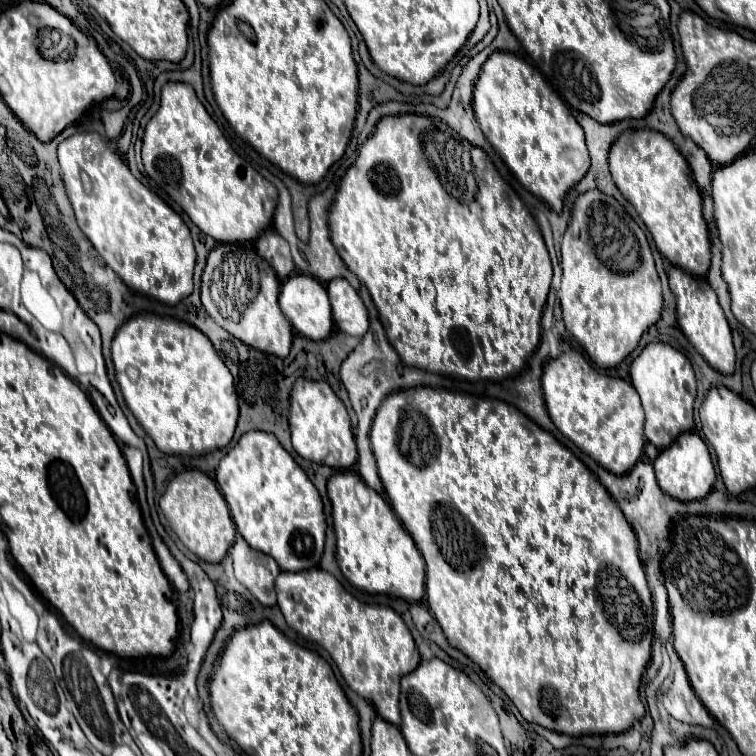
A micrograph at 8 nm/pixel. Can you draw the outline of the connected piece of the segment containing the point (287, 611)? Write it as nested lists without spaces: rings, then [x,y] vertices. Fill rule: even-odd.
[[[321,568],[281,572],[275,580],[275,590],[277,606],[281,608],[287,624],[307,640],[327,650],[341,670],[347,686],[365,698],[381,718],[399,726],[399,680],[421,662],[415,640],[401,616],[389,606],[357,600],[333,574]]]

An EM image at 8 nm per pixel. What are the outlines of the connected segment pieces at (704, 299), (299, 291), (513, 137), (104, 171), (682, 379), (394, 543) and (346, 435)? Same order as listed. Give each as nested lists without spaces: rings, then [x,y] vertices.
[[[677,266],[669,268],[669,286],[677,298],[677,322],[693,348],[721,374],[733,374],[735,370],[735,348],[731,338],[729,322],[719,306],[719,298],[709,282],[701,276],[691,276]]]
[[[295,274],[289,276],[283,286],[281,286],[281,294],[279,294],[279,306],[283,310],[283,314],[289,318],[291,326],[311,338],[311,340],[323,340],[331,334],[333,330],[333,318],[331,318],[331,306],[329,306],[329,298],[327,298],[327,290],[325,286],[317,280],[311,278],[307,274]]]
[[[511,52],[491,54],[475,82],[473,110],[485,138],[517,180],[555,212],[561,212],[565,192],[589,170],[589,154],[583,128],[543,74]]]
[[[79,132],[59,144],[61,176],[83,234],[107,266],[135,292],[177,304],[193,286],[195,248],[183,218],[147,186],[103,142],[97,132]]]
[[[649,342],[629,368],[631,384],[639,392],[645,408],[645,438],[659,450],[671,446],[675,438],[693,428],[693,402],[697,396],[695,372],[685,354],[667,342]]]
[[[337,472],[329,478],[327,482],[327,494],[333,506],[333,526],[335,526],[335,536],[337,536],[337,564],[343,572],[343,576],[357,588],[371,592],[371,594],[395,594],[397,598],[409,600],[409,602],[419,602],[425,592],[425,562],[423,556],[419,554],[413,538],[403,530],[399,518],[393,514],[391,506],[385,504],[385,500],[375,494],[373,490],[367,490],[367,498],[361,500],[357,496],[357,484],[359,476],[355,474],[343,474]]]
[[[299,378],[289,396],[289,426],[295,452],[311,462],[327,464],[331,468],[349,468],[357,460],[357,446],[351,430],[351,420],[345,404],[337,398],[327,382]]]

